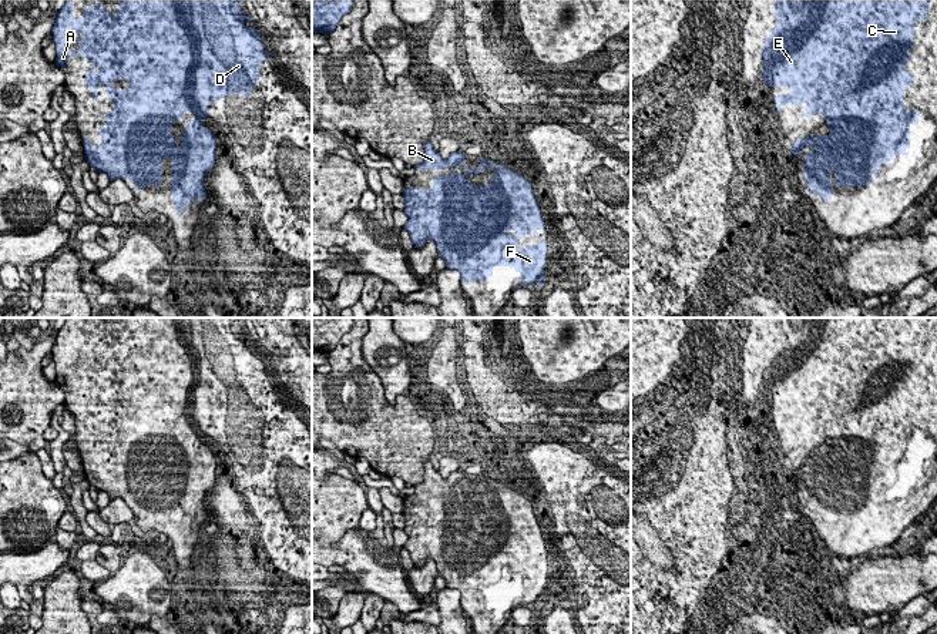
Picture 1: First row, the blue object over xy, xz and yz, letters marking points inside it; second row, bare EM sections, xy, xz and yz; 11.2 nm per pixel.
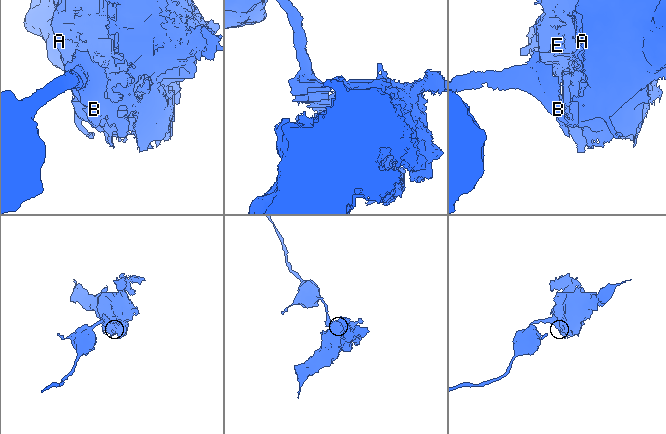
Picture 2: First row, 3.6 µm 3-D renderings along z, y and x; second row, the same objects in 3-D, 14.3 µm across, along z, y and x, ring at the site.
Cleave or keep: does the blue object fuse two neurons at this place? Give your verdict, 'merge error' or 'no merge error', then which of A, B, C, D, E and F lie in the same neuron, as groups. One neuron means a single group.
no merge error | A B C D E F

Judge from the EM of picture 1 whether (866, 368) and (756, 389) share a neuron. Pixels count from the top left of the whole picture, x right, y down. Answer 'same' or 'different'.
different

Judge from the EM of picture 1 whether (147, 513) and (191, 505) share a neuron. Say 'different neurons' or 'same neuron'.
same neuron

